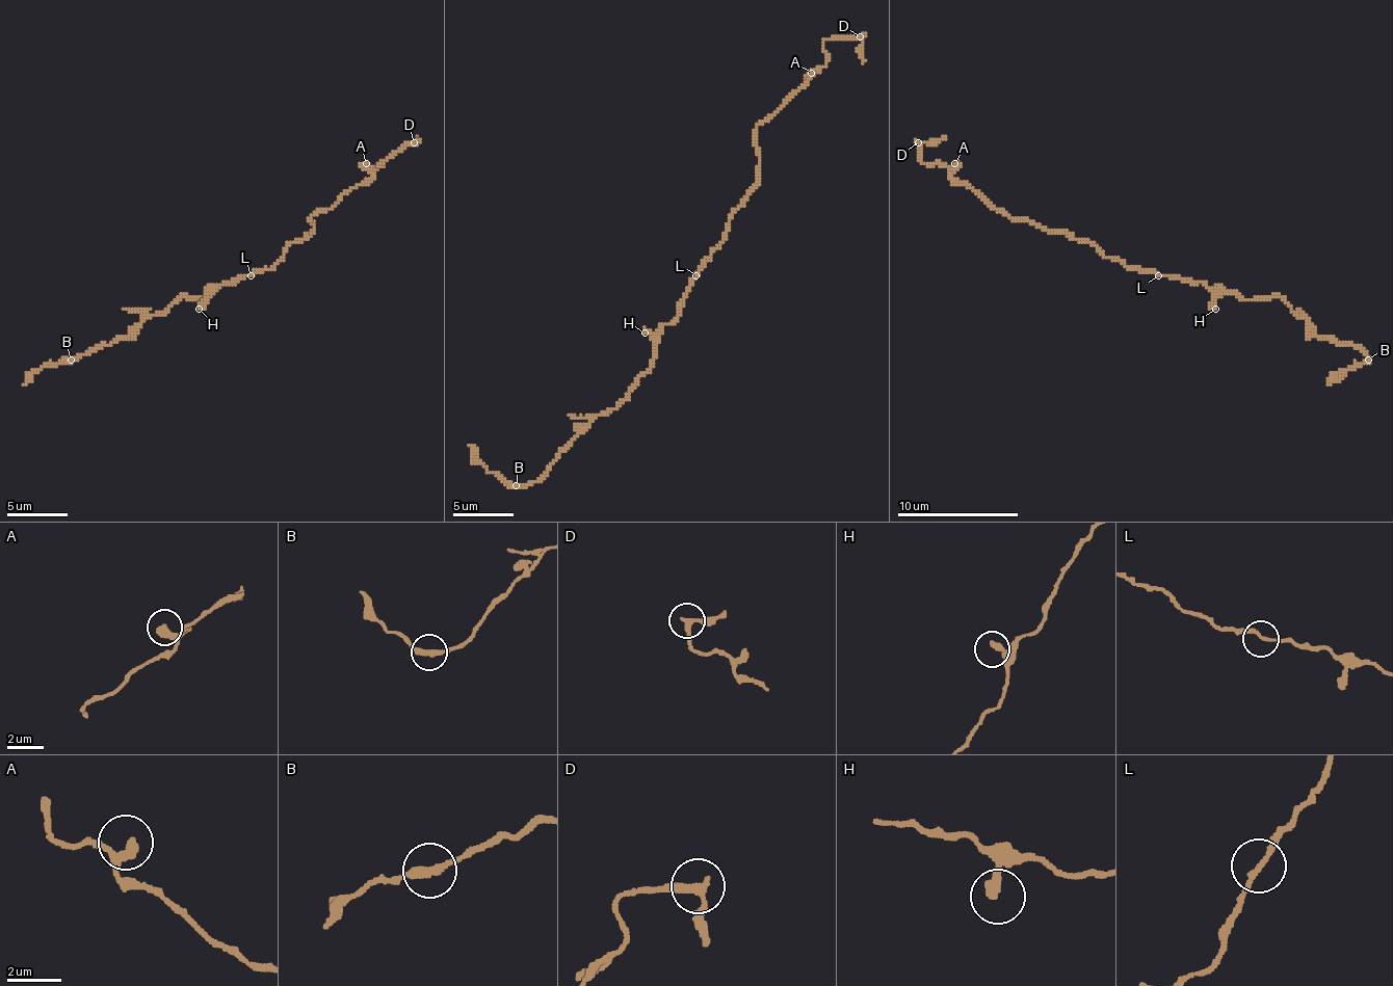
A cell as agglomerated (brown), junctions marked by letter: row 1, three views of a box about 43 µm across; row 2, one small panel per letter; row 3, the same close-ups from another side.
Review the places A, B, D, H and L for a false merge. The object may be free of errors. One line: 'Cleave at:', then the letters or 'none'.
Cleave at: B

